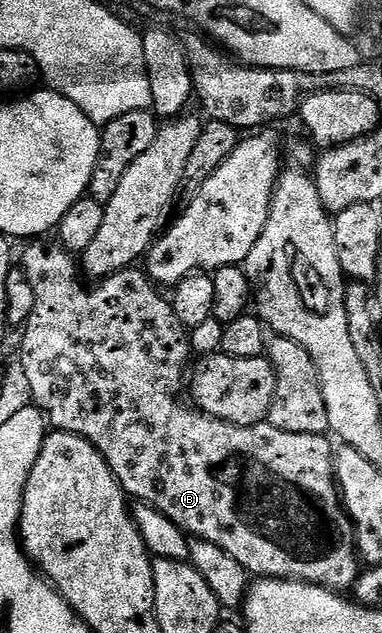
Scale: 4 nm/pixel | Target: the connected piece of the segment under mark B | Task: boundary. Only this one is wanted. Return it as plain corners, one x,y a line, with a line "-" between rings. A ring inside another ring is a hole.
35,240
24,246
27,247
24,248
23,254
21,250
21,269
33,288
35,299
33,312
22,331
24,334
23,343
19,346
19,362
23,365
23,378
27,381
28,392
31,393
30,401
46,416
48,423
56,431
76,434
89,440
89,444
93,444
93,448
101,452
105,464
109,464
113,476
121,484
128,499
157,508
157,512
169,516
169,520
173,520
173,524
180,526
184,534
191,538
204,538
209,540
209,544
217,544
217,548
225,548
225,552
229,552
229,556
233,556
237,564
245,567
248,575
291,578
294,582
308,582
336,592
350,591
359,579
361,559
357,549
355,525
351,523
350,516
343,508
343,500
339,497
339,485
335,483
332,439
321,434
281,432
281,428
273,428
268,421
258,422
255,426
230,426
227,422
202,414
186,401
183,403
179,397
182,394
184,397
189,367
193,362
193,351
188,345
189,330
174,314
172,303
159,295
160,287
147,277
146,269
119,270
116,274
110,274
87,287
88,283
81,277
76,259
62,246
50,246
47,240

